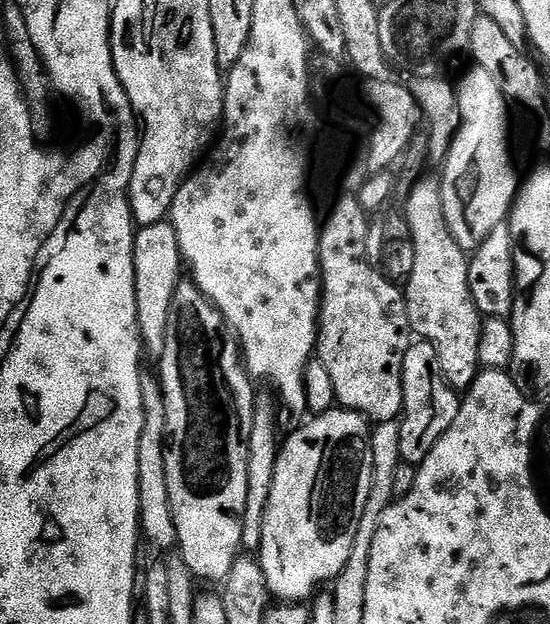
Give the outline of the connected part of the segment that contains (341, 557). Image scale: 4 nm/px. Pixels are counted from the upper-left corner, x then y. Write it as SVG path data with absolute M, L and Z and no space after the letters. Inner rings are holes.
M339 406L309 421L279 445L258 553L269 593L289 604L311 601L342 574L372 485L369 421Z

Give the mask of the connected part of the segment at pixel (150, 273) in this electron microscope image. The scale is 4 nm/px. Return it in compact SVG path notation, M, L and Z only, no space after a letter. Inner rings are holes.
M171 223L155 224L140 228L134 242L134 290L138 306L138 326L142 348L152 358L158 358L166 342L166 330L170 318L170 302L174 302L174 290L182 279L182 257L178 246L178 234Z

